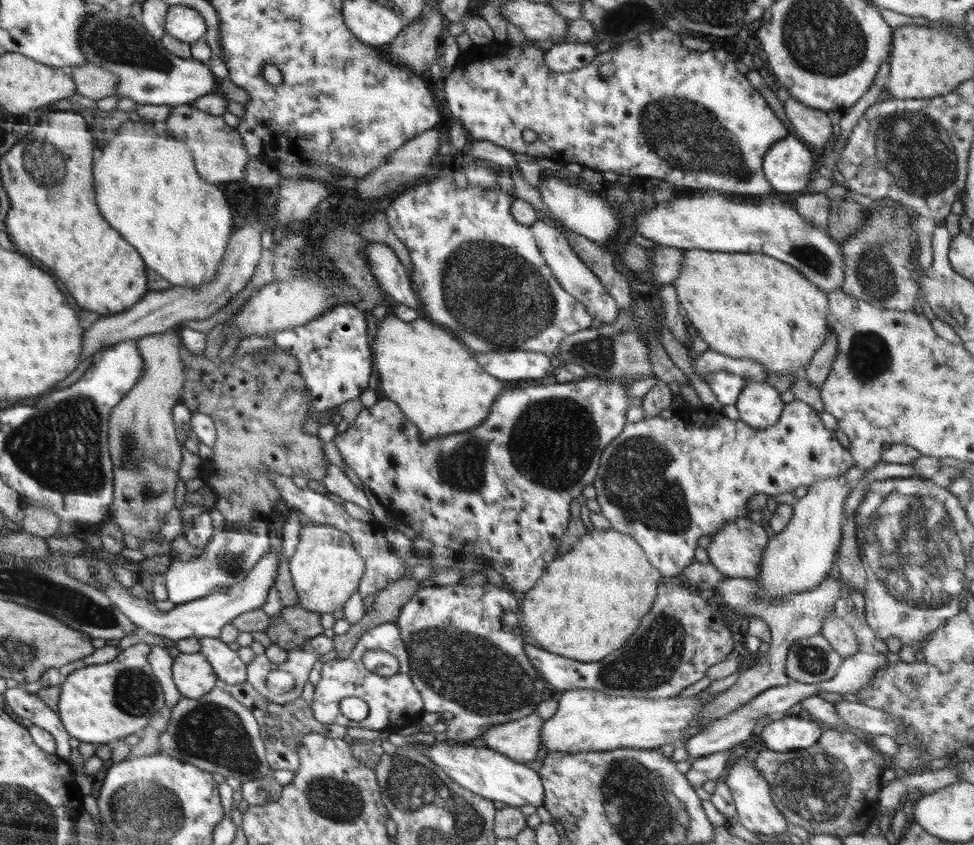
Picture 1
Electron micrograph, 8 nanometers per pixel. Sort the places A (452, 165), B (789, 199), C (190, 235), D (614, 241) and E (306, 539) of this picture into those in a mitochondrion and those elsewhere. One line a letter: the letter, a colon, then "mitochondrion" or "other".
A: other
B: other
C: other
D: other
E: other

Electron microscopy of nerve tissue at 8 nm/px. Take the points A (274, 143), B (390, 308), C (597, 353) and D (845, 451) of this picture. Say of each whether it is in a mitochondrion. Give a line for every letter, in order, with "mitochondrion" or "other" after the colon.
A: other
B: other
C: mitochondrion
D: other

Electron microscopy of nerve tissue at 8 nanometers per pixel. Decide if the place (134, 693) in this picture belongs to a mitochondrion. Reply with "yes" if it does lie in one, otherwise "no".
yes

